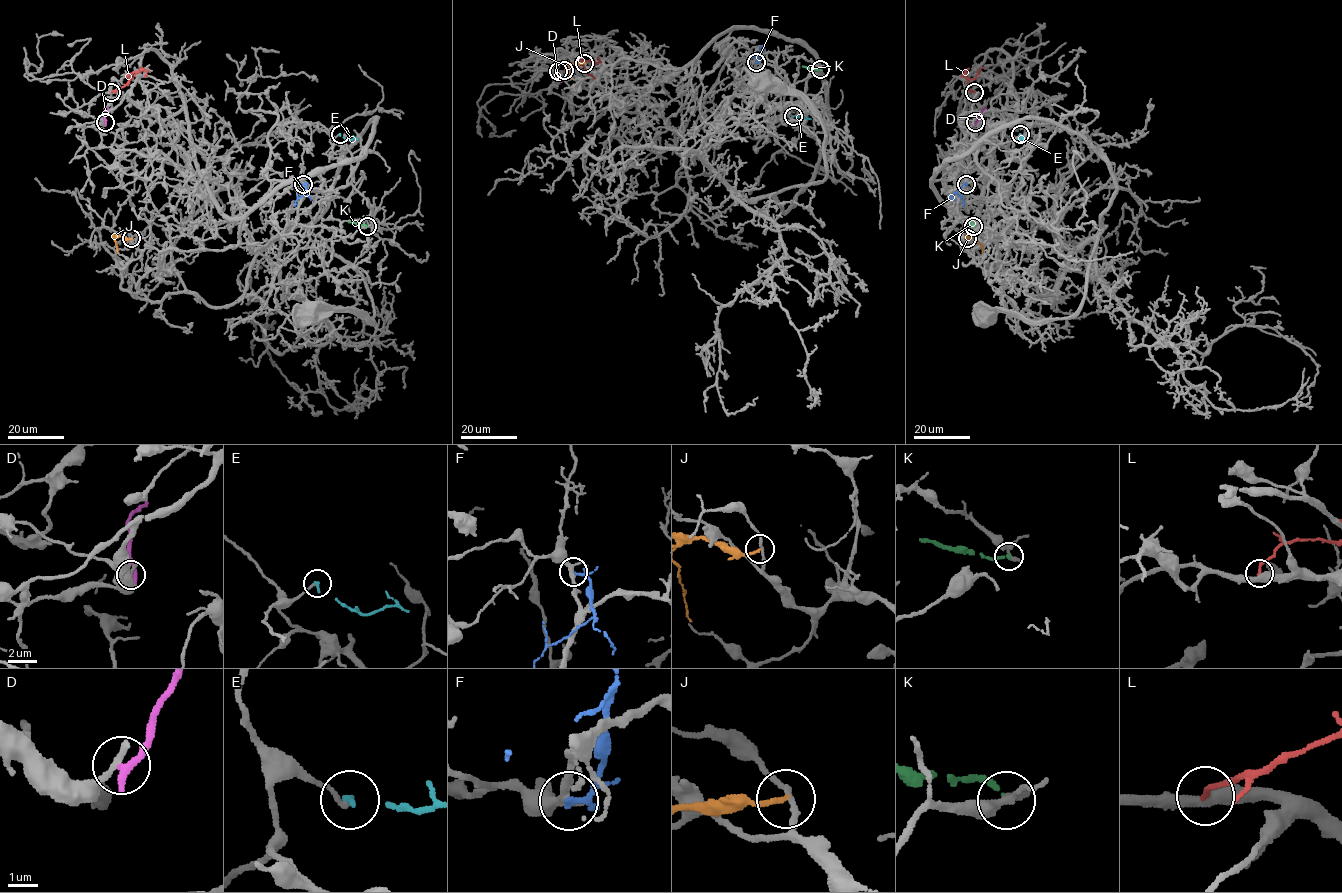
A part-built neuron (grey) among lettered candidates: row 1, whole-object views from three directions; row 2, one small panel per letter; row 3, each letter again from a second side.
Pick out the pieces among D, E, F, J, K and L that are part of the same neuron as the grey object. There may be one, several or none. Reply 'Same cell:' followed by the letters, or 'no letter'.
Same cell: no letter

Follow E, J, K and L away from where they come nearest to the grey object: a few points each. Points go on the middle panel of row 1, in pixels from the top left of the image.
E: (793, 116), (810, 119)
J: (584, 63), (568, 66), (571, 78)
K: (819, 69), (802, 66)
L: (564, 70), (569, 65), (582, 65), (582, 60), (598, 63), (598, 57)

